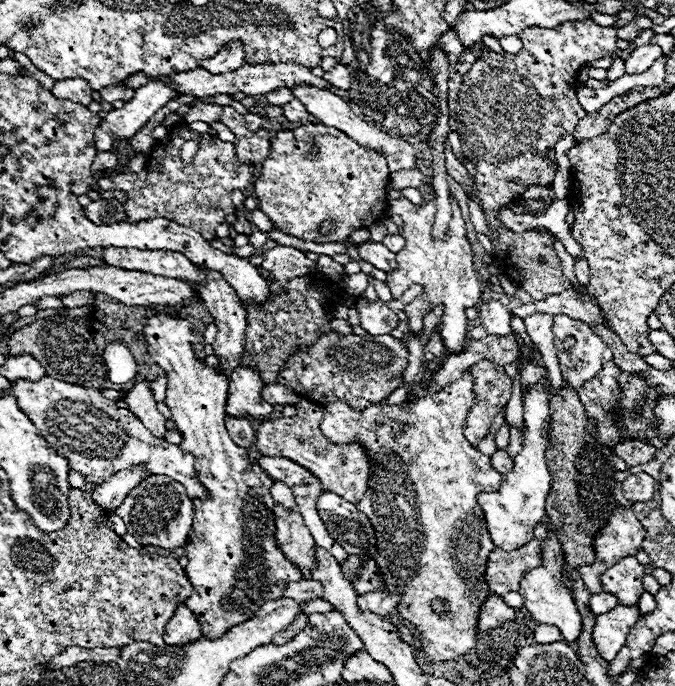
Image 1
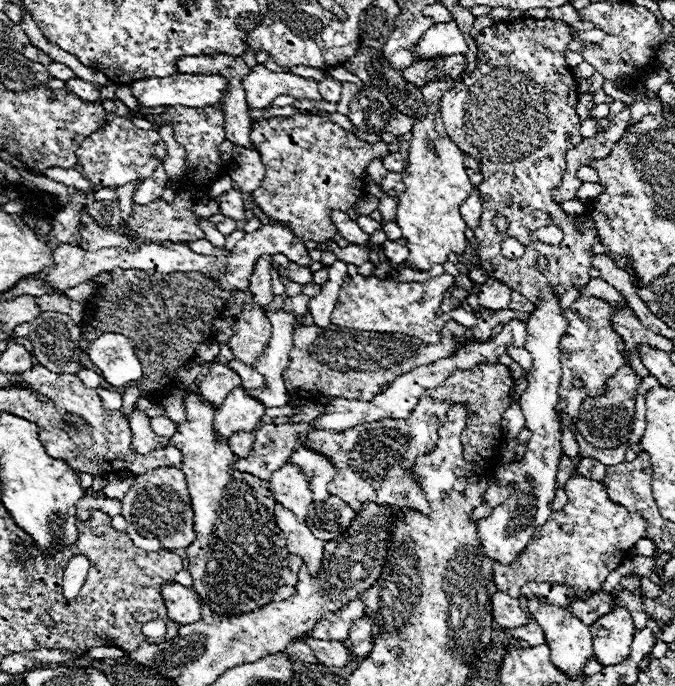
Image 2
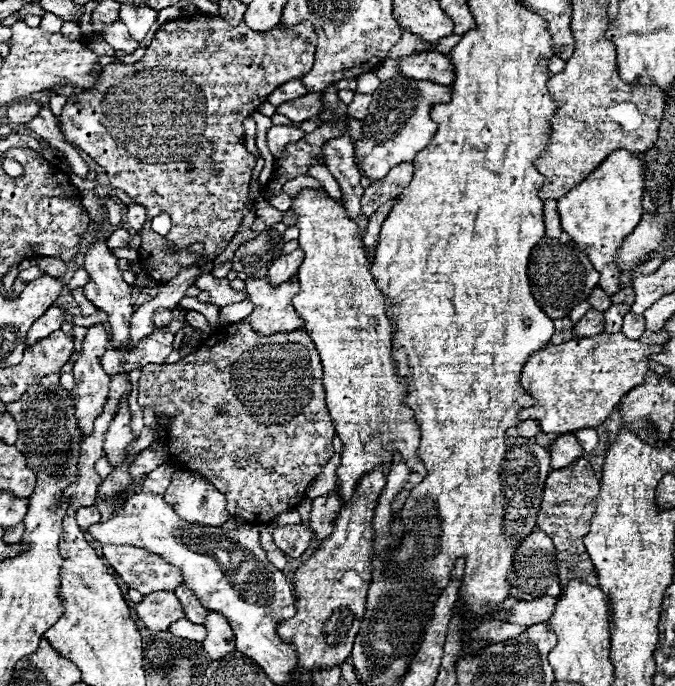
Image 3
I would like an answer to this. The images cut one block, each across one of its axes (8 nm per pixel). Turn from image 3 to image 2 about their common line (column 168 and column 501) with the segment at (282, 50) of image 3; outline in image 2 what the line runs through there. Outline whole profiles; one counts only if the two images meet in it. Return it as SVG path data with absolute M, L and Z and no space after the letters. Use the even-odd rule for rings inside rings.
M522 16L514 22L498 22L488 28L484 28L480 34L476 34L478 44L478 60L476 70L464 78L458 86L448 90L442 96L442 120L446 124L446 130L450 138L464 150L466 156L472 156L480 162L480 172L484 176L480 190L482 200L482 216L480 226L474 228L476 236L476 254L478 254L478 268L486 272L486 276L510 282L512 290L522 294L532 304L538 304L540 290L544 286L584 286L588 284L592 258L594 254L590 248L598 244L596 228L592 220L586 216L580 218L580 226L574 218L570 218L562 206L552 200L552 190L560 186L562 176L566 172L566 152L568 148L574 148L580 144L580 118L576 114L578 104L578 84L572 76L572 70L564 62L564 50L568 48L568 42L574 38L574 30L568 28L564 22L556 20L528 20L528 16ZM502 214L508 220L508 230L500 232L494 226L494 216ZM542 226L558 226L564 232L564 240L560 244L544 244L538 240L532 240L530 234ZM506 236L518 238L526 254L516 260L508 260L500 252L500 244ZM536 258L546 258L546 272L538 270Z

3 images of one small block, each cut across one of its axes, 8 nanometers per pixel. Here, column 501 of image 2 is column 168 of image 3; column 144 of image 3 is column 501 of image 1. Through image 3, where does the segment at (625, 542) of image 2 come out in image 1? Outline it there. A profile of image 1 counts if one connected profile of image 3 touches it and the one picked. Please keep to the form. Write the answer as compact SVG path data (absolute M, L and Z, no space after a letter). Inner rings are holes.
M544 522L536 524L536 538L526 546L504 552L496 548L486 564L486 580L492 592L504 596L506 592L518 592L520 580L532 568L542 566L542 542L548 536L548 526Z

